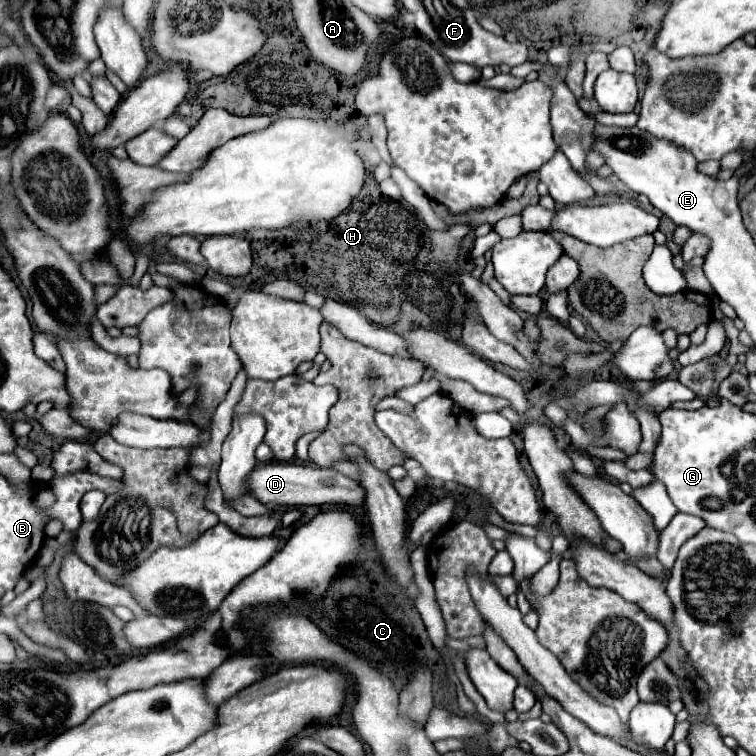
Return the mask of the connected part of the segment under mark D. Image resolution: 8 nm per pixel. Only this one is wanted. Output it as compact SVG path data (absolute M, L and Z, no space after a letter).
M260 463L250 473L250 485L254 485L254 497L264 505L280 505L280 507L300 507L300 505L344 505L344 507L362 507L366 501L364 487L334 471L308 467L300 463Z

